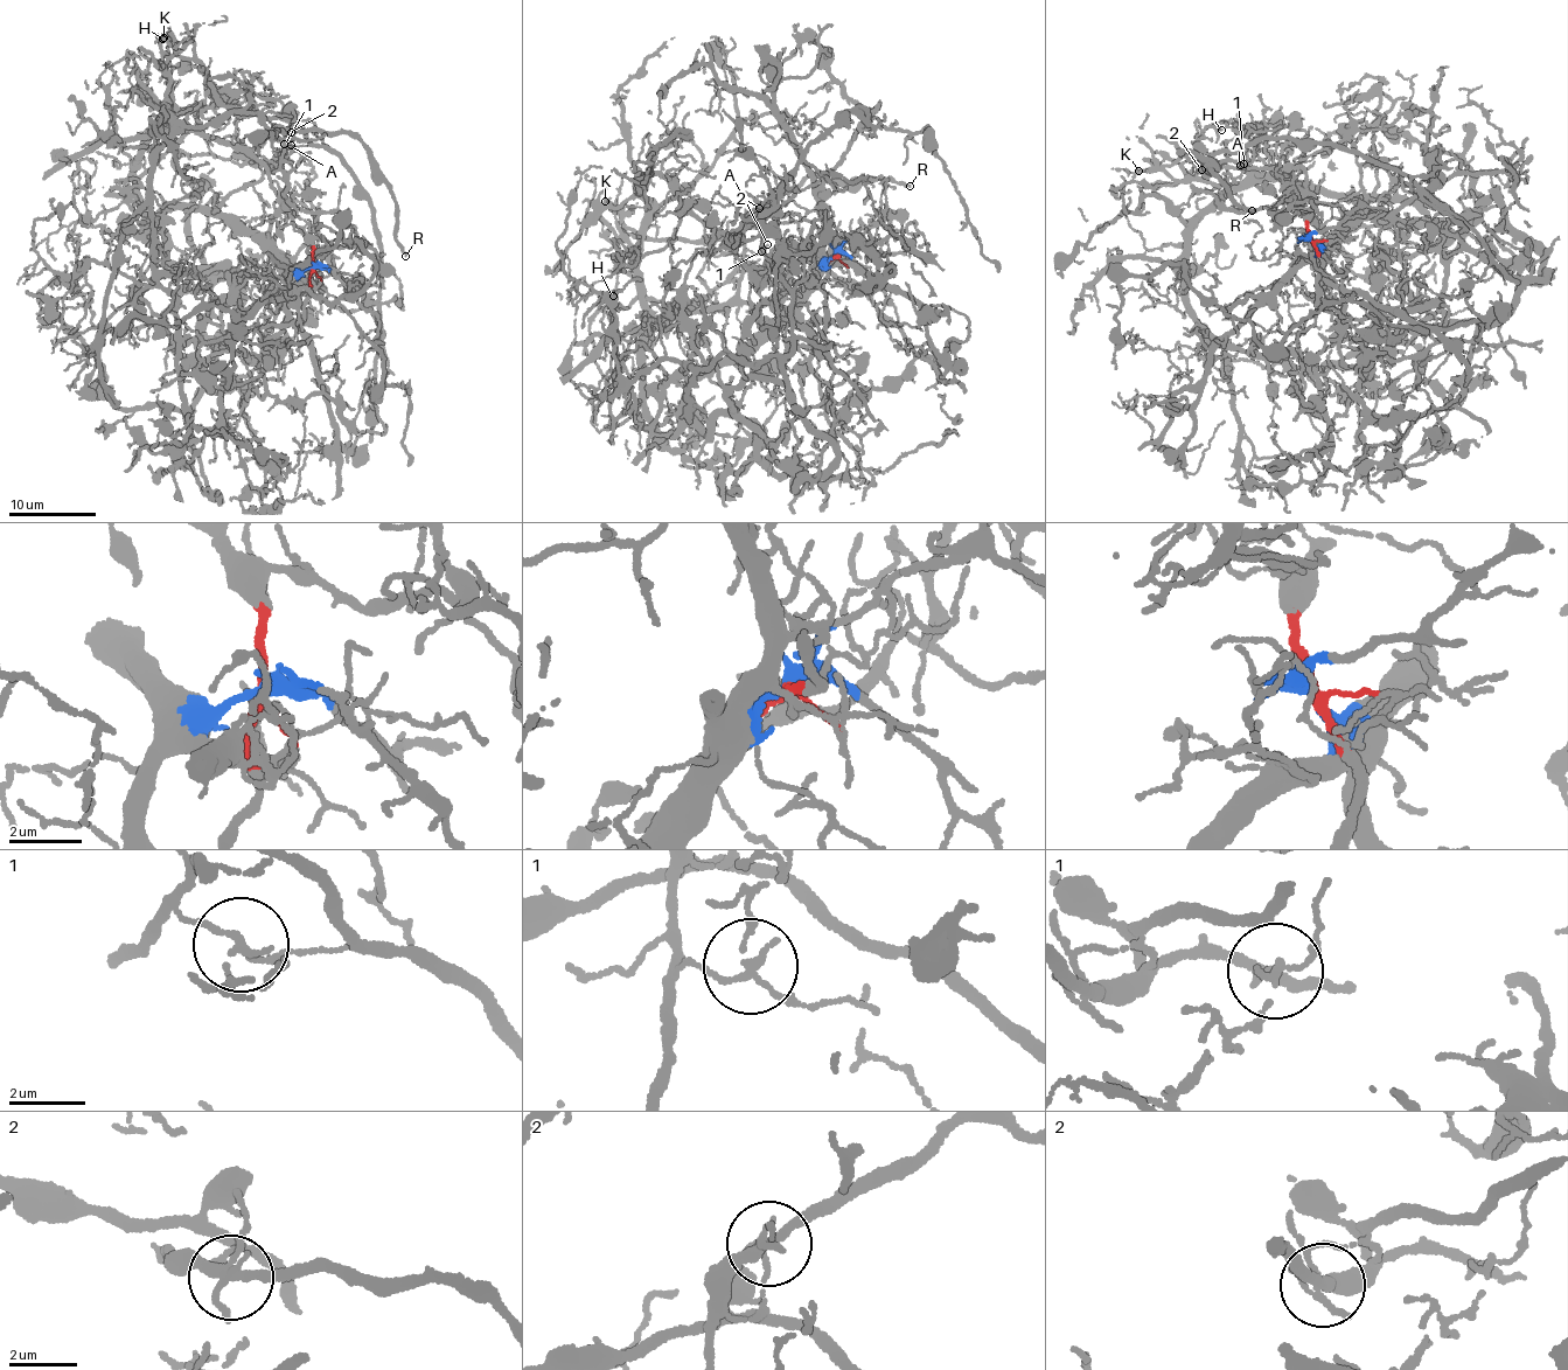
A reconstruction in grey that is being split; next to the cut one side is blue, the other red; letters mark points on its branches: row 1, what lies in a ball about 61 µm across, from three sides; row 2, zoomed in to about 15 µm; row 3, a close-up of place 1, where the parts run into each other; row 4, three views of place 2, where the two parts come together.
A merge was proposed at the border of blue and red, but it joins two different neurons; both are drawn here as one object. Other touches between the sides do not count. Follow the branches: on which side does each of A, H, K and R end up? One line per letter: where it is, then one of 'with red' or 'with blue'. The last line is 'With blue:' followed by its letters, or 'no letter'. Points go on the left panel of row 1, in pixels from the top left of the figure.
A: place (291, 145); with red
H: place (162, 39); with blue
K: place (164, 37); with blue
R: place (405, 256); with red
With blue: H, K

